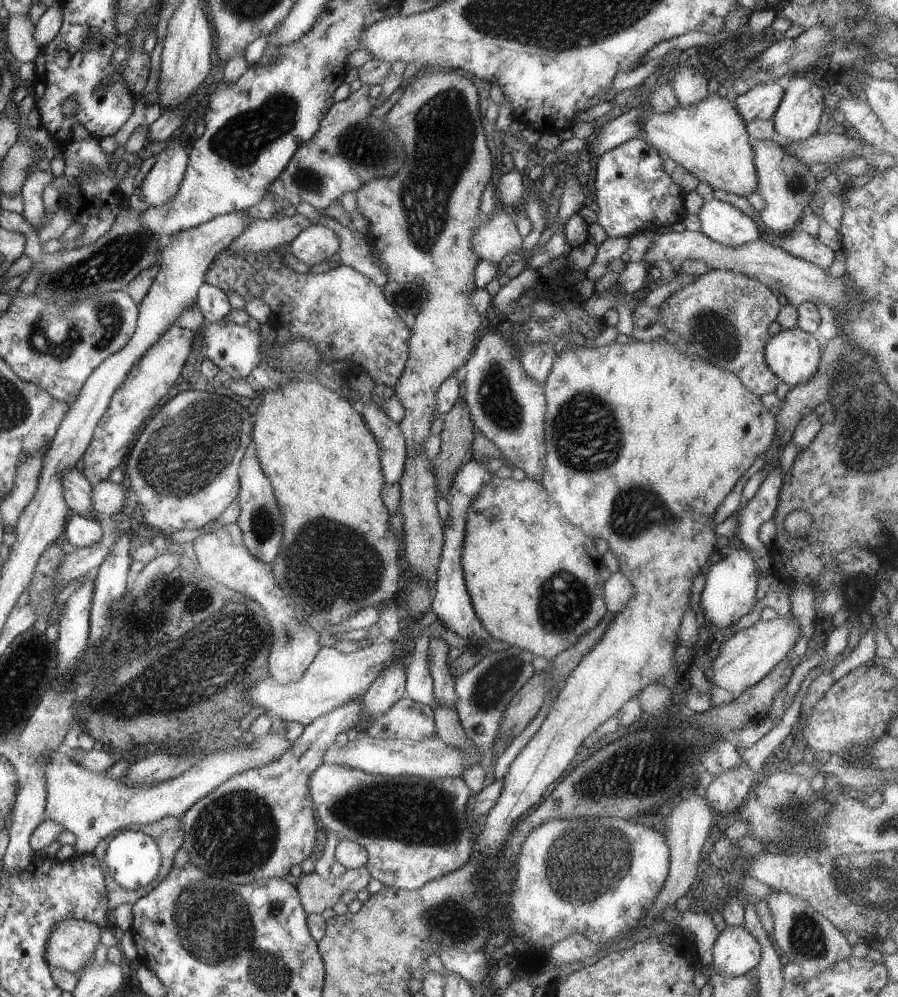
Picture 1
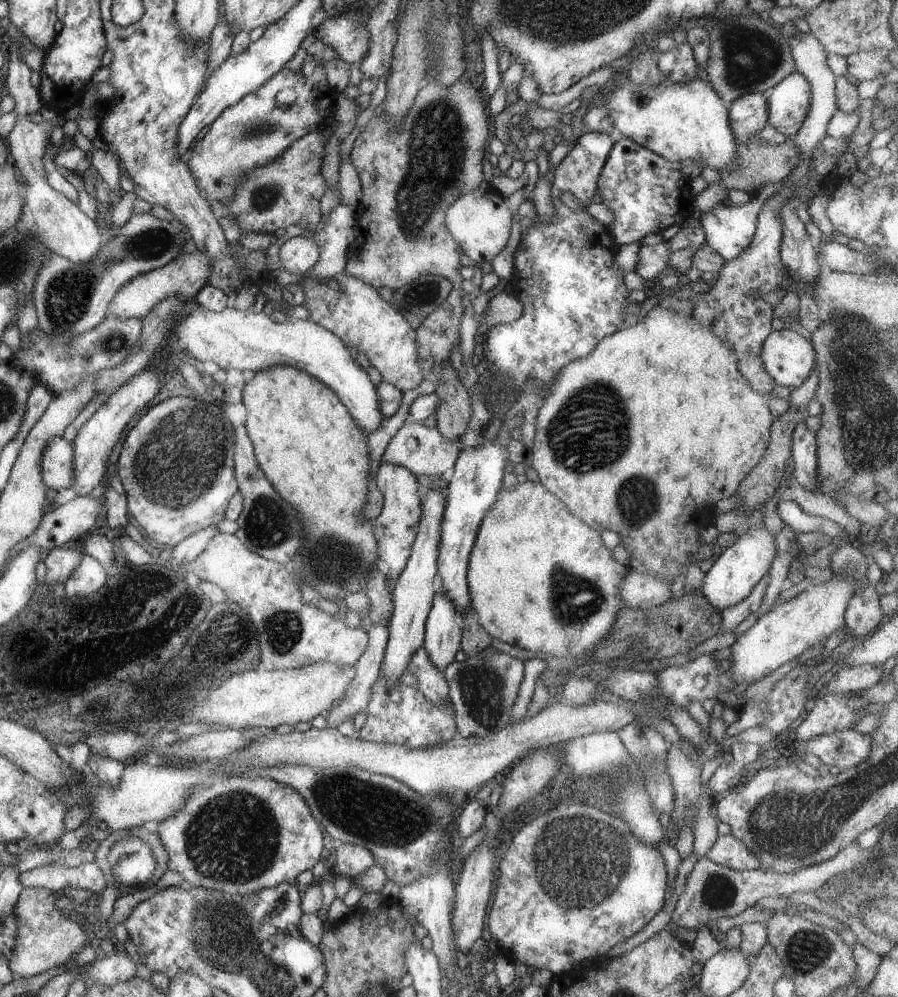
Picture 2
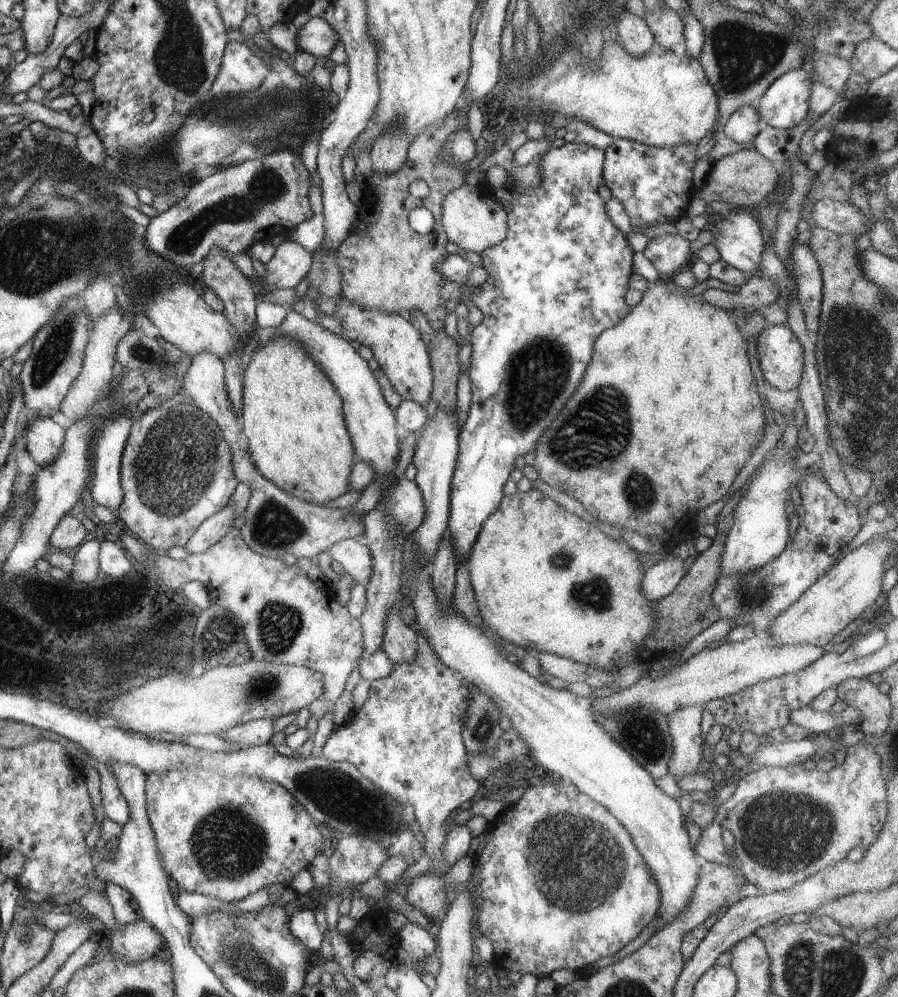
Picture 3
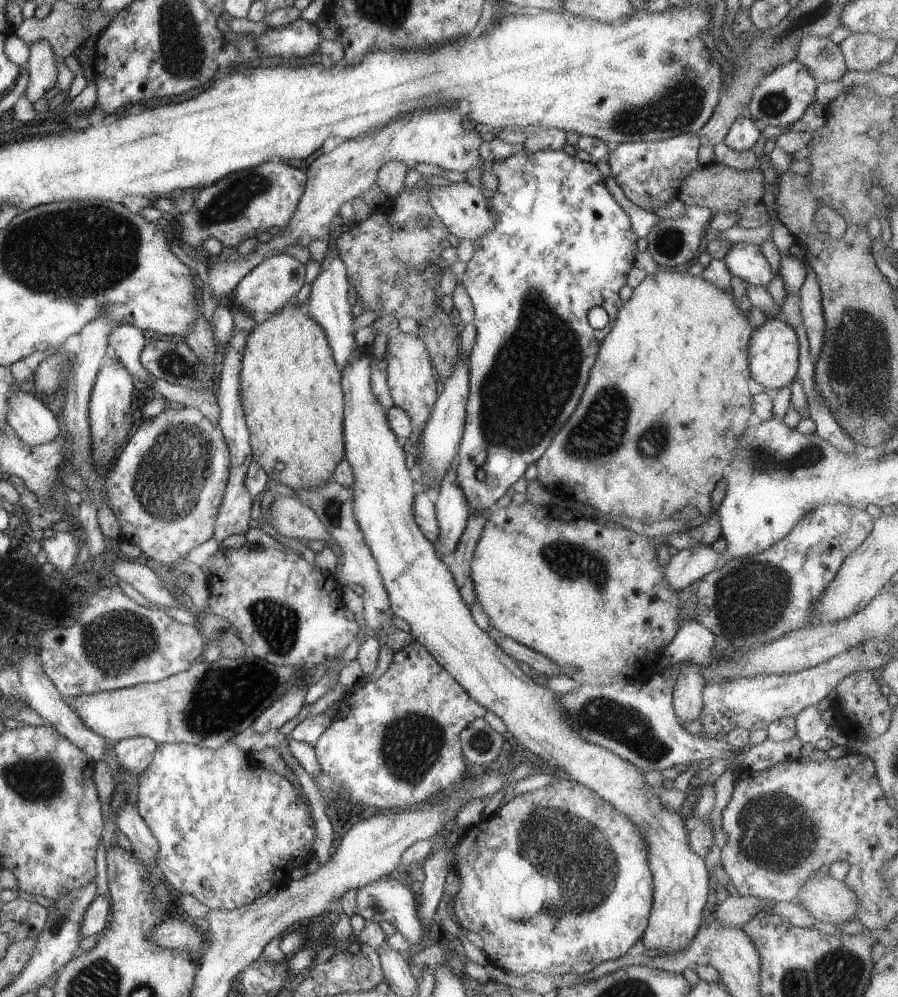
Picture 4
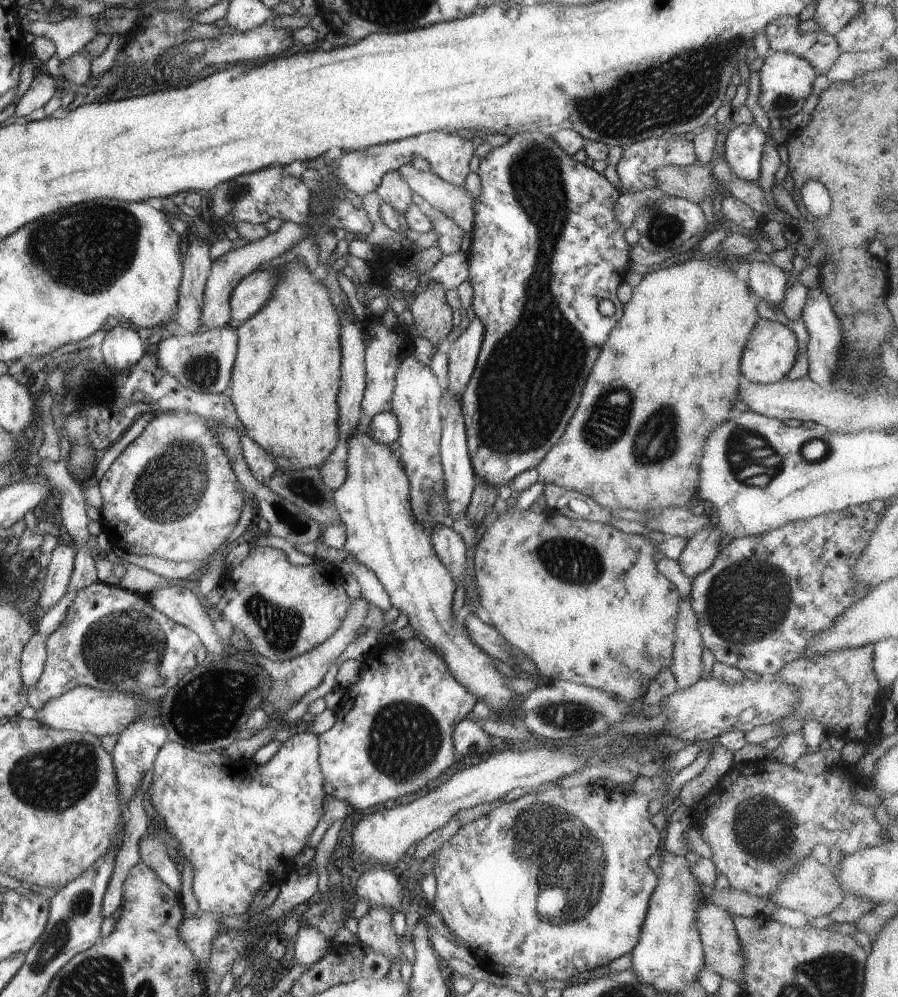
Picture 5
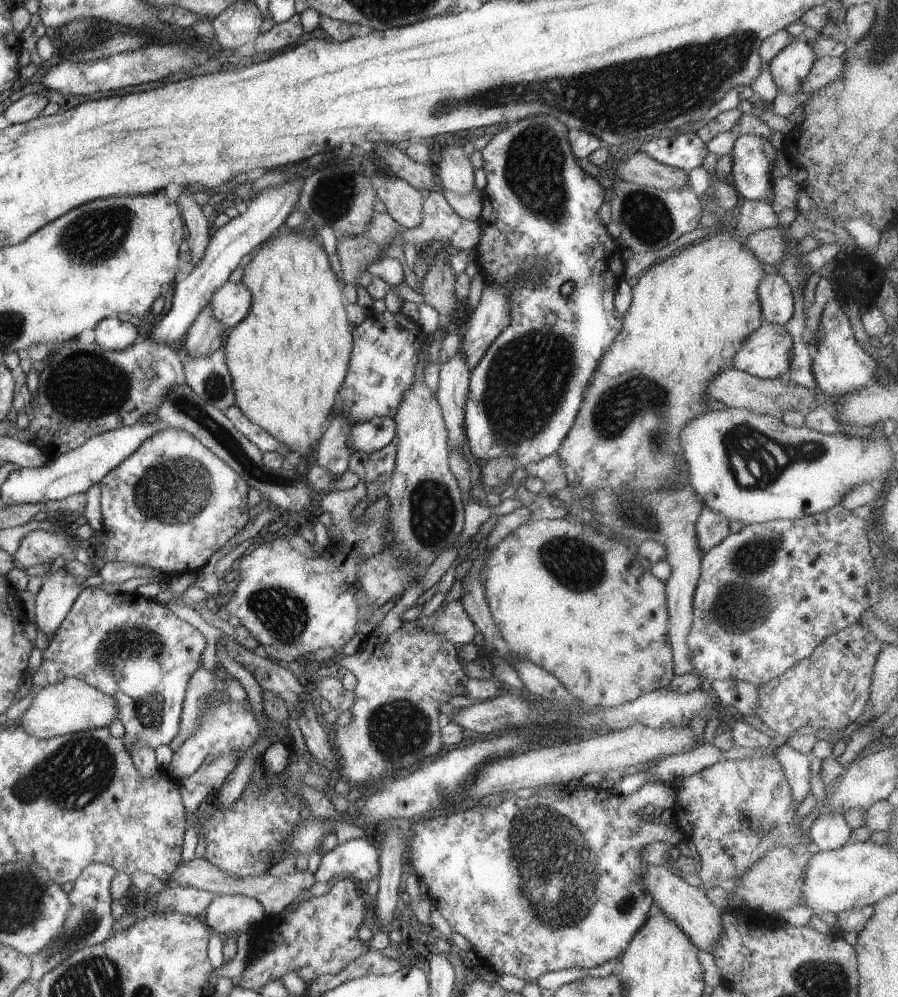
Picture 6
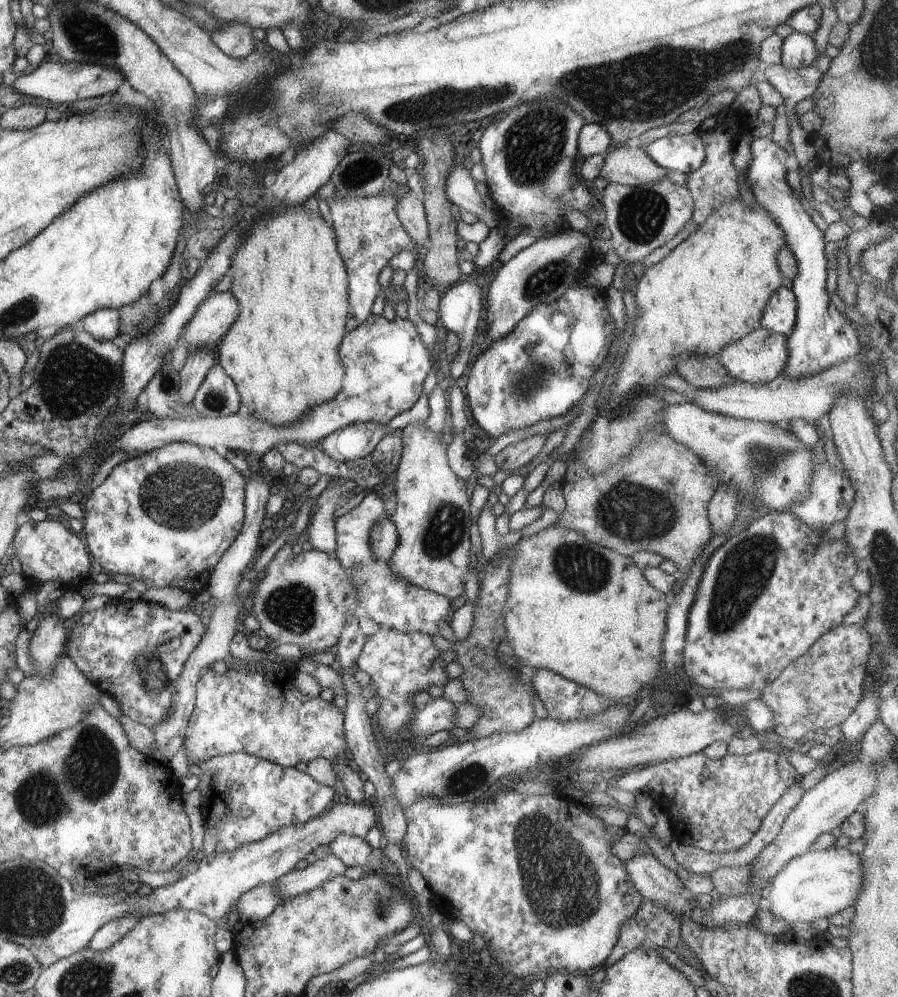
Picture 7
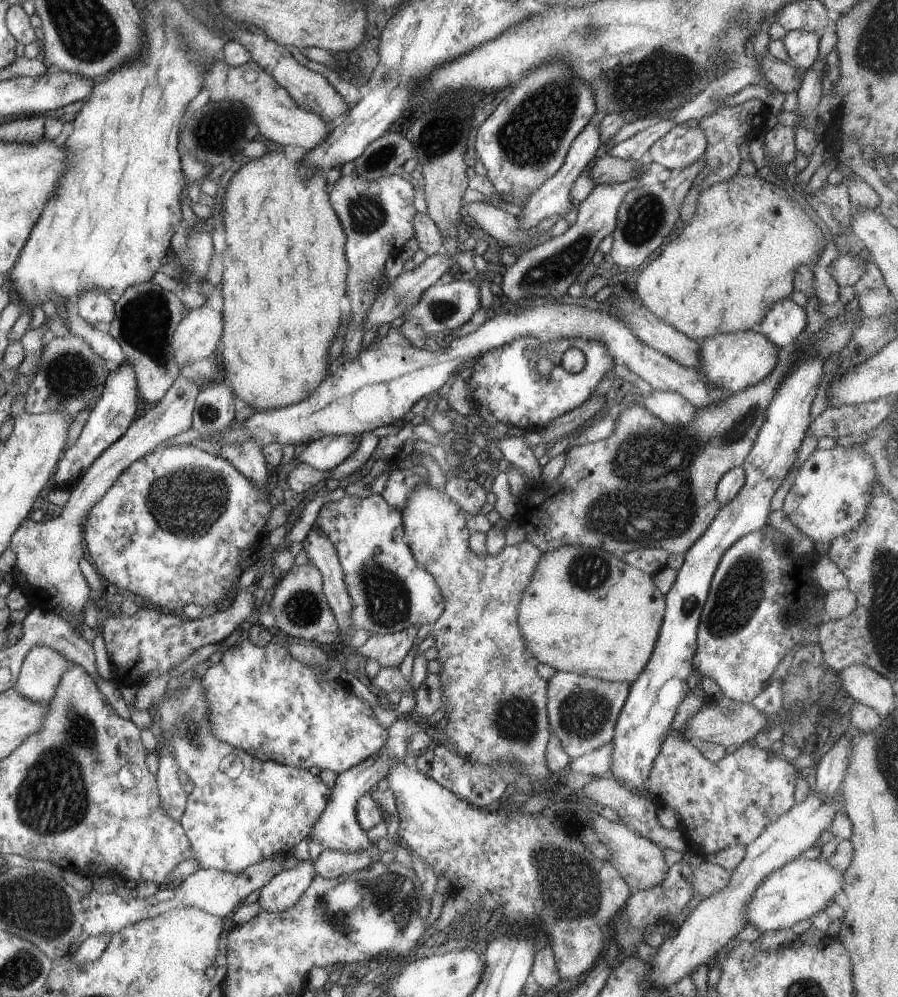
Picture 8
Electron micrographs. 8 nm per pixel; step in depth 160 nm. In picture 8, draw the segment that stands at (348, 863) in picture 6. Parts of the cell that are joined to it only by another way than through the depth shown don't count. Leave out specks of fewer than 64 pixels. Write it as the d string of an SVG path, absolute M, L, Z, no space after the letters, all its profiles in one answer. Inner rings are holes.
M399 715L396 722L389 728L389 737L379 753L365 758L360 764L353 766L337 775L335 785L331 788L329 802L324 812L311 828L314 841L320 843L325 849L349 853L370 850L372 844L356 816L356 803L365 793L376 789L378 782L387 776L387 772L397 763L402 761L408 753L408 739L414 733L432 731L426 720L414 715Z

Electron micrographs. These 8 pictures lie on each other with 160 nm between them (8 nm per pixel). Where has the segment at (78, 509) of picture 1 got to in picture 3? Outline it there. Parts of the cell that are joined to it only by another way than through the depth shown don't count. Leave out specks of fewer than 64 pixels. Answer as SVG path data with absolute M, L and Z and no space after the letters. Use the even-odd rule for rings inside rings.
M36 416L29 424L26 438L27 454L32 456L40 469L47 468L61 453L66 438L66 425L62 421L56 423L51 418Z

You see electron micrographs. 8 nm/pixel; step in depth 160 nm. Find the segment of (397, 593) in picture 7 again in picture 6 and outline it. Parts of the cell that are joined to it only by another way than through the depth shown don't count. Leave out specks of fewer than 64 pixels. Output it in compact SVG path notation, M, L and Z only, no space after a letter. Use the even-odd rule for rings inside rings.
M460 600L450 602L440 610L438 608L432 616L418 619L418 621L428 632L444 634L455 646L462 647L464 644L470 644L478 635L477 628Z

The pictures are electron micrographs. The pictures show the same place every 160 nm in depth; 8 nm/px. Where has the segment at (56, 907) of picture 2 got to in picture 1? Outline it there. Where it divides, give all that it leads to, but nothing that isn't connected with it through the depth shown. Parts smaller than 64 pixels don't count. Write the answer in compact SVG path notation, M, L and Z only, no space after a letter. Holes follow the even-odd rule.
M64 919L56 924L47 943L51 968L79 974L93 962L102 932L97 924L83 919Z

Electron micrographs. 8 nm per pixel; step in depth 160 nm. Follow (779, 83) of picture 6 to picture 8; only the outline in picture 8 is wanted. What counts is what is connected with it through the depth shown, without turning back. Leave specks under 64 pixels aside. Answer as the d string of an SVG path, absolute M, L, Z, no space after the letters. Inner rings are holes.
M794 29L782 39L790 63L799 70L806 70L819 58L821 33Z

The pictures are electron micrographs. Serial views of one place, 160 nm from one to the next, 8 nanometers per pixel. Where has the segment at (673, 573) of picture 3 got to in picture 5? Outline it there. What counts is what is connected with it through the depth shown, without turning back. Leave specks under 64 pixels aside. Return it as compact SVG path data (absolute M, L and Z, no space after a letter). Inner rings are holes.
M713 520L708 527L687 540L677 562L685 576L693 579L703 573L714 562L720 550L720 541L724 534Z

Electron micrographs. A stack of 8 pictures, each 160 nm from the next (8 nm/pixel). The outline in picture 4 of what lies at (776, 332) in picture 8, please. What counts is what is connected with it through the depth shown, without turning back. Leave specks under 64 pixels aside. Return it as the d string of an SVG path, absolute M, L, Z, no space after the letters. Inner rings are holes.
M732 243L723 259L731 276L741 278L746 283L766 287L774 278L768 260L762 254L761 248L755 244Z

